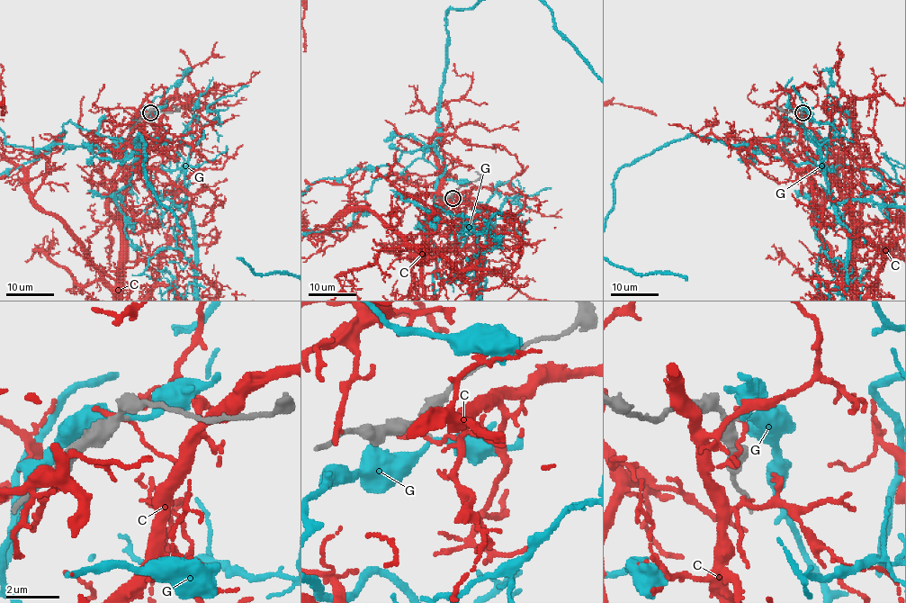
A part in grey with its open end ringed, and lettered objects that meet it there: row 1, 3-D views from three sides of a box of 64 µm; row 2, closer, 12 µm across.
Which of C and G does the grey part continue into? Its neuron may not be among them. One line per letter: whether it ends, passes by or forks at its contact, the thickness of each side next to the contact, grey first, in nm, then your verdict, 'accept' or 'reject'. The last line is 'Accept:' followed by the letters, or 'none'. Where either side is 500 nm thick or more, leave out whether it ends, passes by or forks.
C: it ends there; 360 nm thick on the grey side, 180 nm on the other; reject
G: it passes by; 240 nm thick on the grey side, 200 nm on the other; reject
Accept: none

